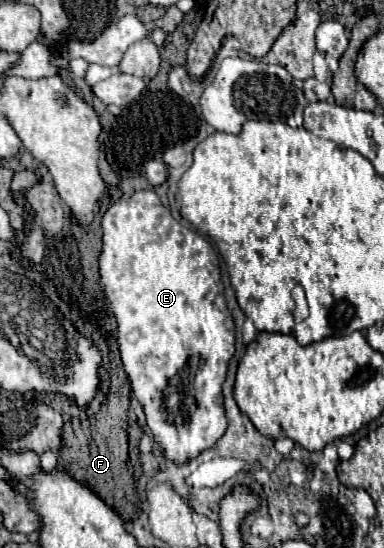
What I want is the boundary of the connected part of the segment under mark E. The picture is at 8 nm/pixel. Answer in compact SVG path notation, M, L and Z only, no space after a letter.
M139 190L111 204L103 214L101 228L103 252L99 256L99 272L119 326L117 342L125 374L163 456L175 464L187 464L203 450L213 448L227 428L225 408L217 398L223 390L229 360L235 354L235 324L225 296L221 296L219 258L213 246L195 230L181 226L151 190Z

